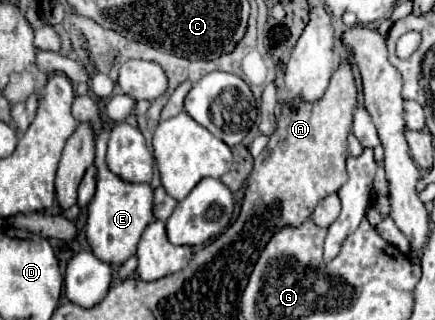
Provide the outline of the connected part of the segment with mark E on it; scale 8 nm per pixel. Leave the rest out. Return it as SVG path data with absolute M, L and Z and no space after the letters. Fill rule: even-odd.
M110 124L102 126L102 132L96 138L96 170L98 170L98 186L92 202L88 204L88 224L86 224L86 240L96 258L106 264L124 264L130 256L136 254L140 236L144 228L154 220L152 214L152 188L150 184L130 184L122 182L116 174L112 174L106 164L106 138L110 136Z

